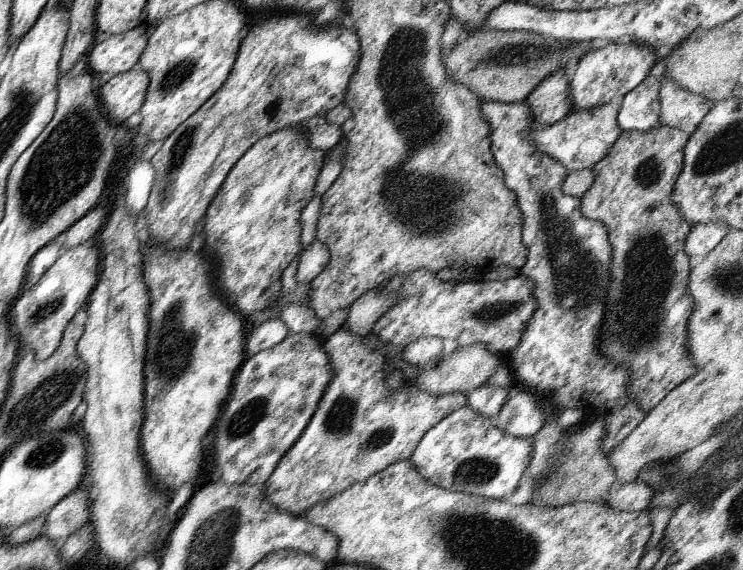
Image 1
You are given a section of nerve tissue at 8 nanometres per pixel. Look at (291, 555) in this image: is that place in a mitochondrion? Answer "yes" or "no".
no

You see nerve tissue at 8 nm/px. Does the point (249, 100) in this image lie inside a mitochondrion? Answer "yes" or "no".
no

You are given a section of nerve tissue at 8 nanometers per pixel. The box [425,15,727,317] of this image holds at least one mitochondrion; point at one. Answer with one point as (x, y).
(513, 54)

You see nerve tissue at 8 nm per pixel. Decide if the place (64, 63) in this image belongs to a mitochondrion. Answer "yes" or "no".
no

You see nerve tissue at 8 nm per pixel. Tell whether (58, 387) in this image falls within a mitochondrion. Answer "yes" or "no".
yes

